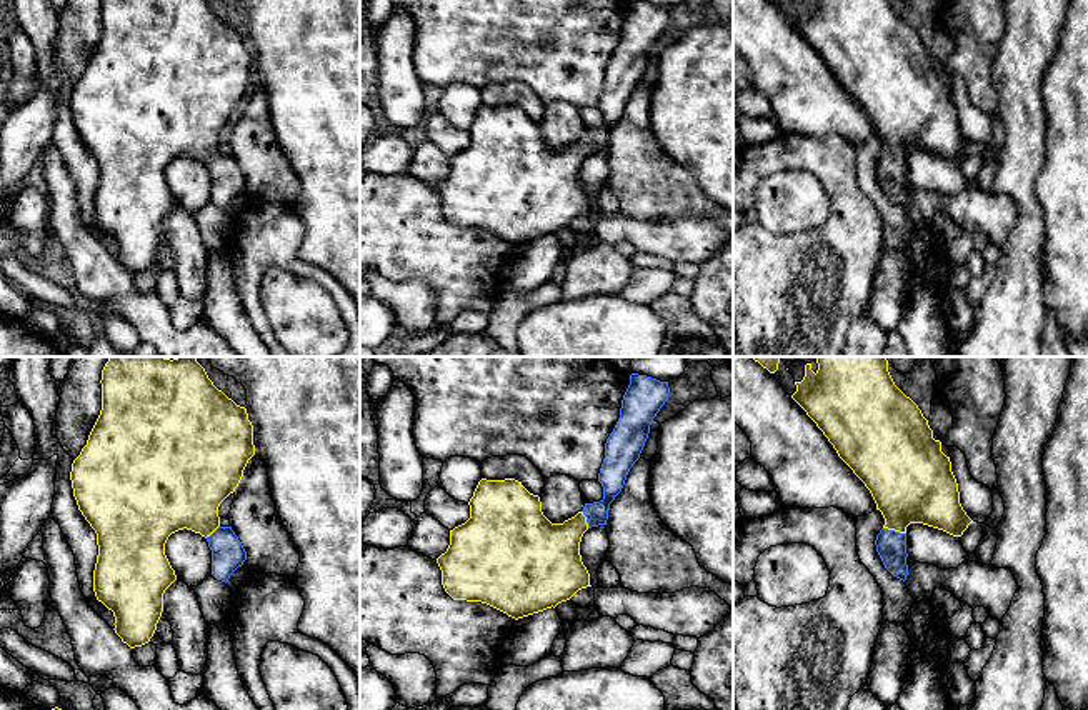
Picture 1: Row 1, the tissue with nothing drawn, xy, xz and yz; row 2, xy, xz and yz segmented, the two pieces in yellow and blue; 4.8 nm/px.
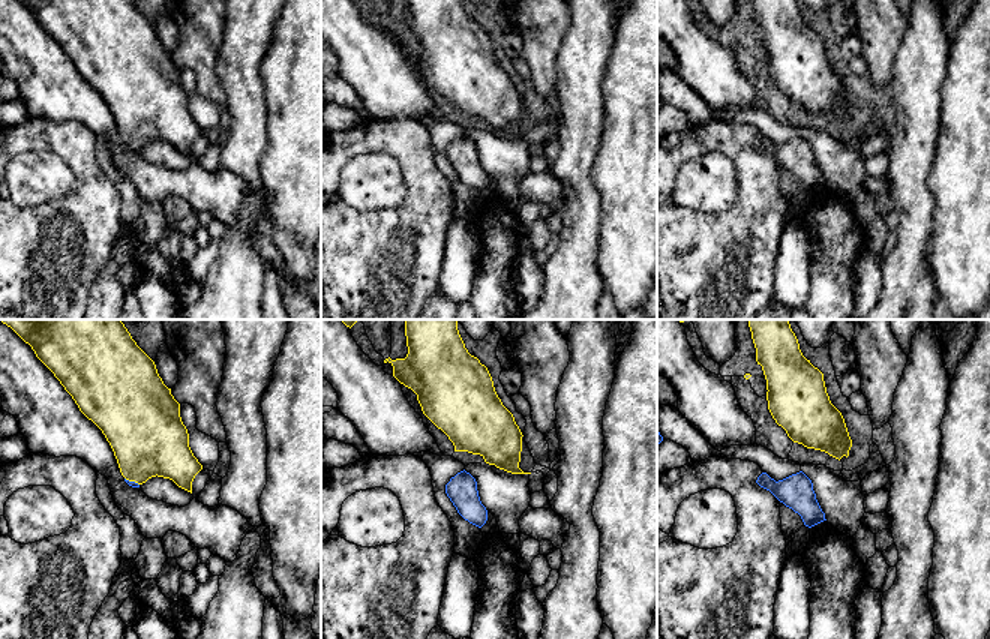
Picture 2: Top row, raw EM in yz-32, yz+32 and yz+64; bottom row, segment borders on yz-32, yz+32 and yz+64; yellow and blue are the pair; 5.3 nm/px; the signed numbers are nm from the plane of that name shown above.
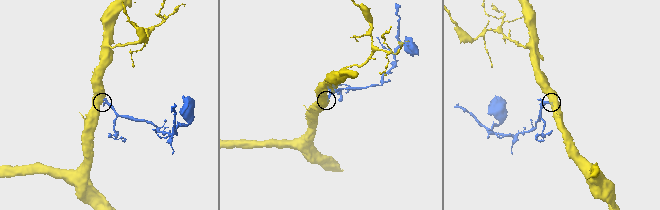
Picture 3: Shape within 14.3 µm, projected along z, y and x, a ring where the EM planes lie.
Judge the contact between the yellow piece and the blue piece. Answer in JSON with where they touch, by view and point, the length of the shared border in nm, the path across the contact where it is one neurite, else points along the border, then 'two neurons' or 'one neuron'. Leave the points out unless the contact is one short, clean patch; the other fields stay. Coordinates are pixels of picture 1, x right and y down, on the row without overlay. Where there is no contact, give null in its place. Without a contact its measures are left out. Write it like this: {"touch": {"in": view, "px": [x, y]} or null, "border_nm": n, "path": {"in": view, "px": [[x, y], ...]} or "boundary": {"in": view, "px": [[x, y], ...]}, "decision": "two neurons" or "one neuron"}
{"touch": {"in": "yz", "px": [895, 157]}, "border_nm": 120, "path": {"in": "yz", "px": [[912, 109], [900, 130], [895, 157], [892, 172]]}, "decision": "one neuron"}

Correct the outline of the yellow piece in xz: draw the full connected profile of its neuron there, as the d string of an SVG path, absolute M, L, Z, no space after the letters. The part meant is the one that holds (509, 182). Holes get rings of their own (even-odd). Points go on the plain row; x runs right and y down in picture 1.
M631 0L623 22L620 45L606 65L605 85L598 100L603 113L600 128L585 130L583 137L563 150L551 150L542 138L538 122L530 120L515 105L482 105L470 125L470 145L450 157L450 172L437 185L442 212L453 227L482 228L518 247L570 227L578 217L591 213L581 188L583 160L606 152L610 130L621 118L626 102L640 85L650 52L668 27L668 8Z

